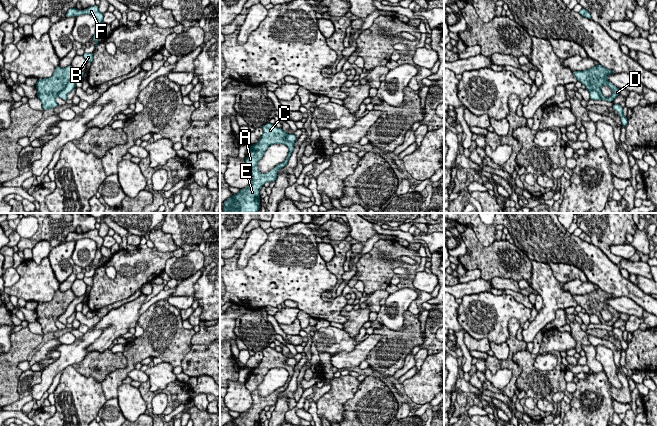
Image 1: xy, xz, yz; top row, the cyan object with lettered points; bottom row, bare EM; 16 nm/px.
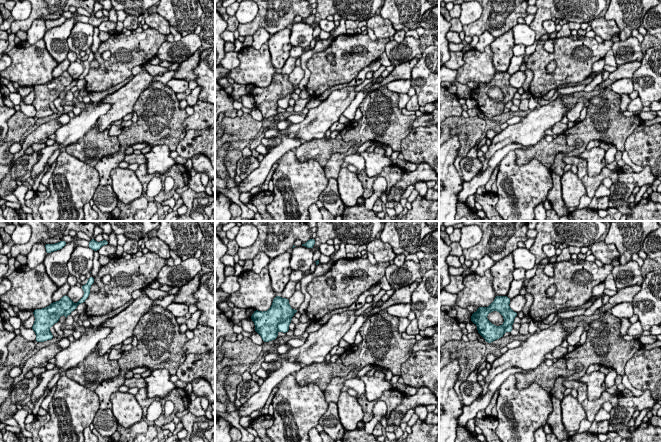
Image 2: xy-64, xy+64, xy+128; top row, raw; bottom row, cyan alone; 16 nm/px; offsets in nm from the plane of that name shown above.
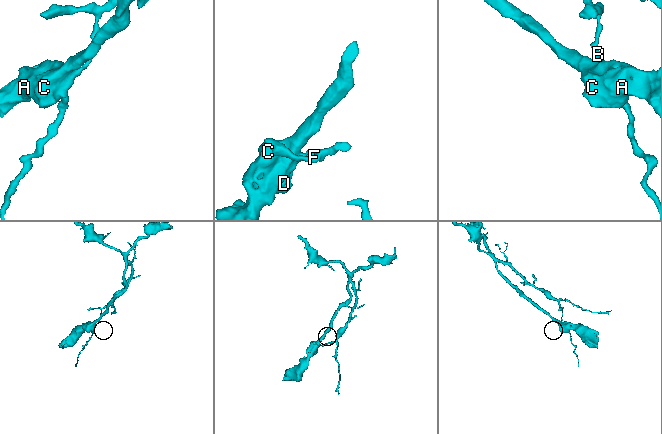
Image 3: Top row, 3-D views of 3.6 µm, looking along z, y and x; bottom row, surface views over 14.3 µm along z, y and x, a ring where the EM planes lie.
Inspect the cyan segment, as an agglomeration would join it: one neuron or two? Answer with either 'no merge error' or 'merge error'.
merge error

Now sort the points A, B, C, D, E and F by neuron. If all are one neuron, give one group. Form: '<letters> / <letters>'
A C D E / B F

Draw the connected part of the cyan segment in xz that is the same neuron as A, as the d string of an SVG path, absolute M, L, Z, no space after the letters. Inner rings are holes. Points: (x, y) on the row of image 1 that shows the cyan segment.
M267 123L262 126L263 134L259 141L256 144L253 144L250 146L249 154L245 158L246 164L250 167L253 179L251 183L246 187L240 189L240 191L237 194L234 194L231 198L228 198L226 201L224 201L223 205L223 213L257 213L260 206L260 189L266 182L273 182L277 178L277 172L279 169L285 167L289 161L289 158L294 150L294 143L291 143L287 141L285 138L288 135L286 132L283 131L282 128L277 128L274 124ZM272 144L285 144L288 149L288 155L284 162L276 165L273 169L271 169L269 172L265 174L261 174L259 172L259 169L257 167L258 161L263 157L264 153L266 152L267 148Z

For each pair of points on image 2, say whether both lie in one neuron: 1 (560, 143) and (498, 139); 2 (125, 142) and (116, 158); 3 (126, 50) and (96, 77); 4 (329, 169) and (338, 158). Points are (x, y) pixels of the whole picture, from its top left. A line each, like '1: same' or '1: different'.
1: different
2: same
3: same
4: same

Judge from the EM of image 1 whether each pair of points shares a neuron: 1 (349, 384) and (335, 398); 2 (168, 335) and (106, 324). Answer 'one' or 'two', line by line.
1: one
2: two

